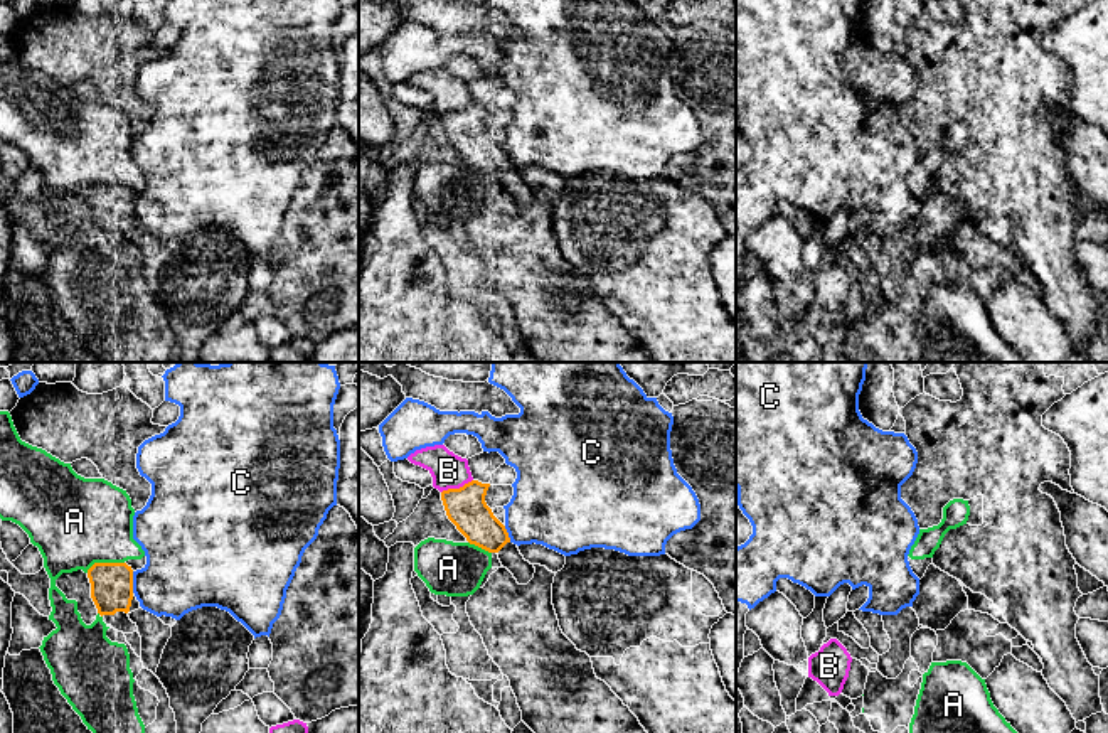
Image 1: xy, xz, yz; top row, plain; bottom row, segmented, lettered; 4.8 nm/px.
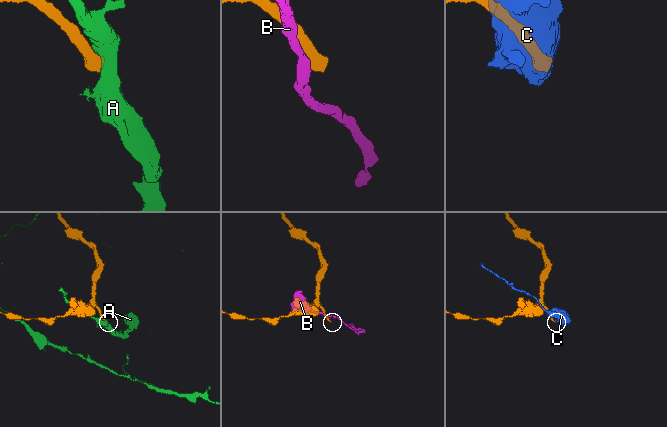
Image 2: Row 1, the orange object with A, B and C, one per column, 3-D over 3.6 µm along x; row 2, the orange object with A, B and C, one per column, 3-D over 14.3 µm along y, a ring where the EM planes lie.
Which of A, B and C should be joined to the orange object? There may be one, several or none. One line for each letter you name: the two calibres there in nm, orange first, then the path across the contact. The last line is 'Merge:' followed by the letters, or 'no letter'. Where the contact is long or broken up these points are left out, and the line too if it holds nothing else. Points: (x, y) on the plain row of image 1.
Merge: no letter

